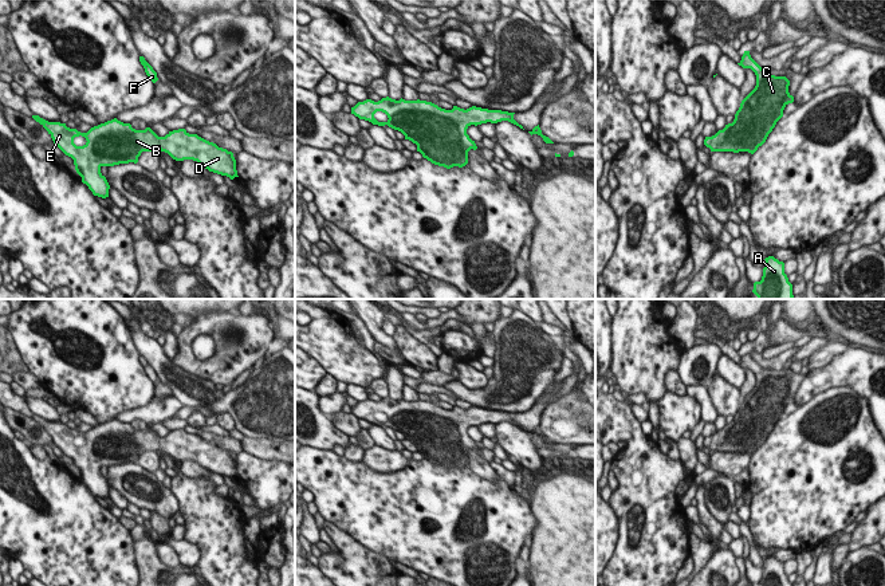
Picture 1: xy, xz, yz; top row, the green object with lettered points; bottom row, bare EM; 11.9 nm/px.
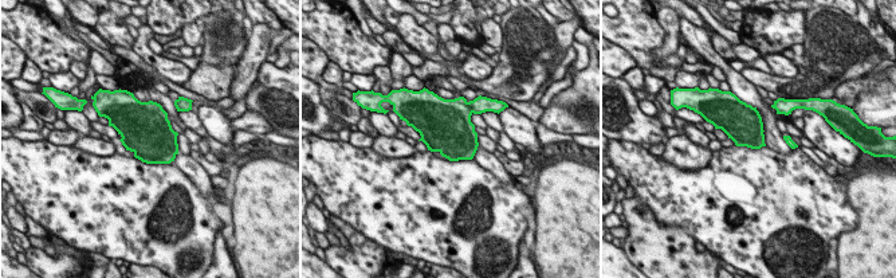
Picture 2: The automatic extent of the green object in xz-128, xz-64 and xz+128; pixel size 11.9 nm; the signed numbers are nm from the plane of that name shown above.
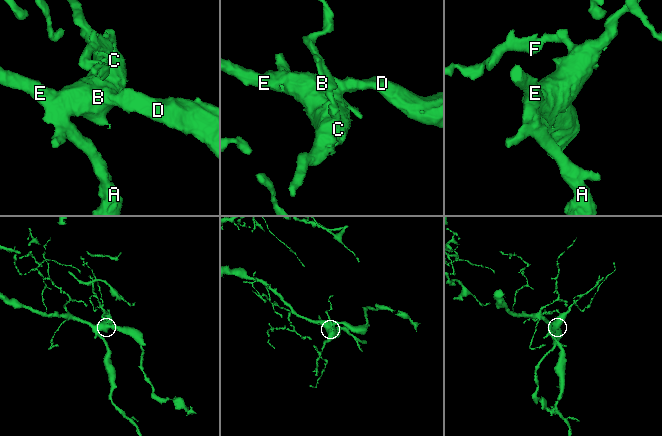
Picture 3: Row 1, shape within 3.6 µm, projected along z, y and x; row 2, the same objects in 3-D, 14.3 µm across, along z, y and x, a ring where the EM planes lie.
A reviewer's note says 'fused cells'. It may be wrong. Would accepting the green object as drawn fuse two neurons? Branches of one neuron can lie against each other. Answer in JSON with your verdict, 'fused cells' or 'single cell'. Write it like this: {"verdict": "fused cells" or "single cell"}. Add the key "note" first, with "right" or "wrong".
{"note": "wrong", "verdict": "single cell"}

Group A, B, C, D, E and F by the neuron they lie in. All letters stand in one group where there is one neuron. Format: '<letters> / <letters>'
A B C D E F

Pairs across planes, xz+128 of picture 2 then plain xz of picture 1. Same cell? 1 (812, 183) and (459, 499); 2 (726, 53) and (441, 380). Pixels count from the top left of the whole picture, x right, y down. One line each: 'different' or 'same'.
1: same
2: different

